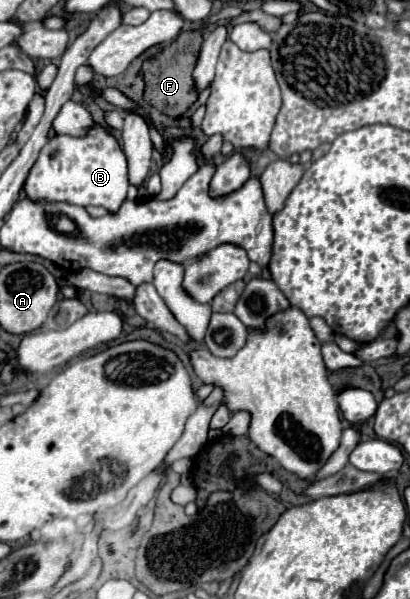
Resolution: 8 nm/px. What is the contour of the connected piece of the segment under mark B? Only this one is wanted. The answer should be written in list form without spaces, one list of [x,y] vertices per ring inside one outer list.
[[[95,123],[81,137],[53,135],[41,149],[37,163],[27,175],[23,191],[31,201],[47,203],[71,203],[71,205],[101,205],[109,211],[117,211],[125,201],[129,189],[127,157],[113,137],[109,127]]]

